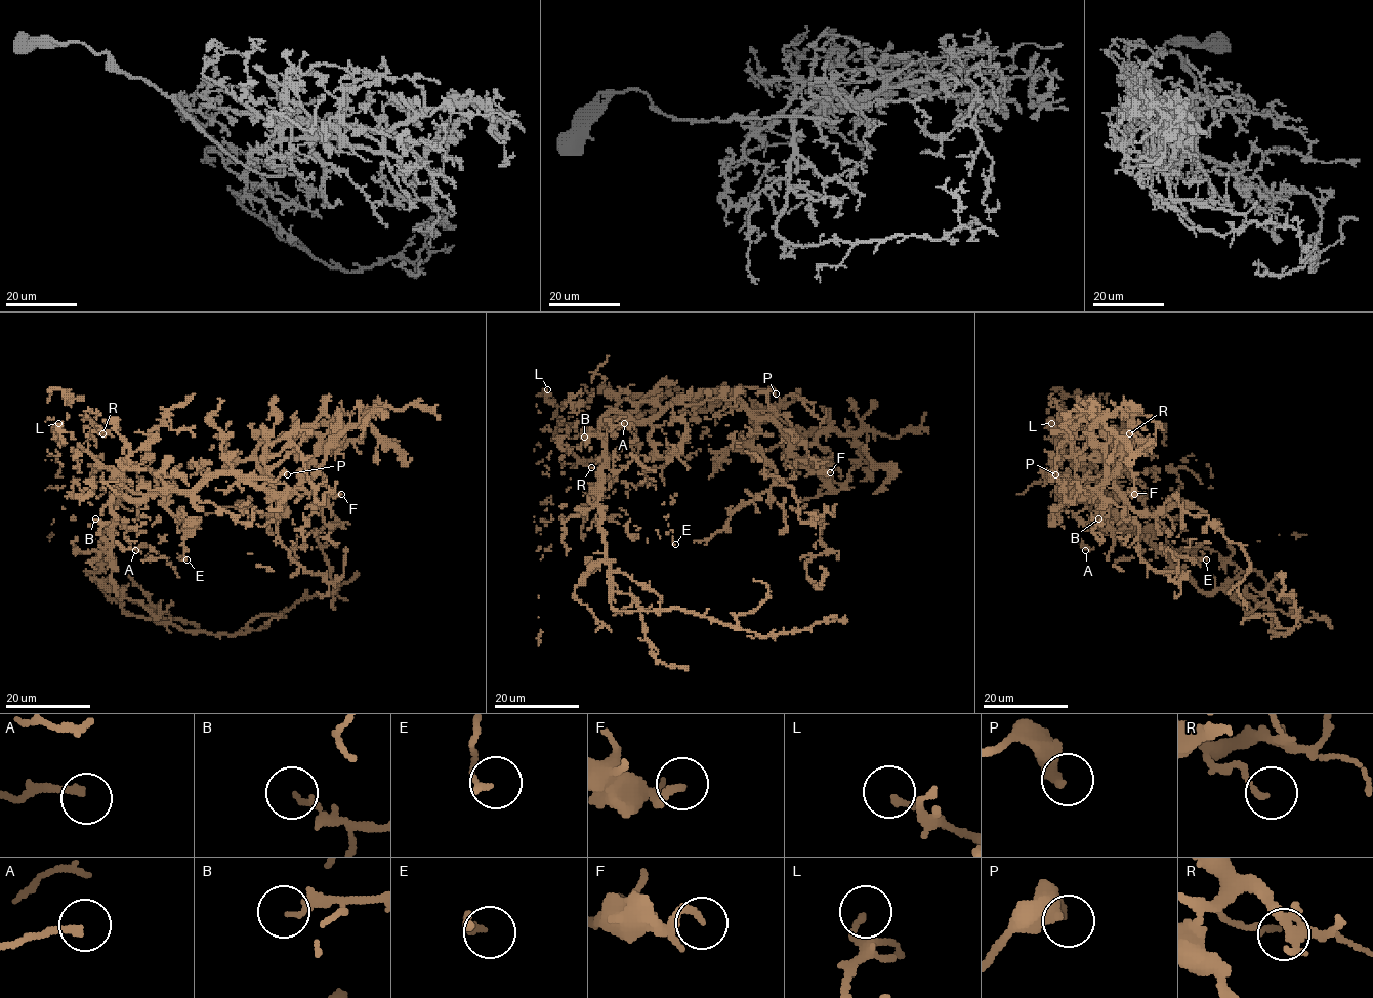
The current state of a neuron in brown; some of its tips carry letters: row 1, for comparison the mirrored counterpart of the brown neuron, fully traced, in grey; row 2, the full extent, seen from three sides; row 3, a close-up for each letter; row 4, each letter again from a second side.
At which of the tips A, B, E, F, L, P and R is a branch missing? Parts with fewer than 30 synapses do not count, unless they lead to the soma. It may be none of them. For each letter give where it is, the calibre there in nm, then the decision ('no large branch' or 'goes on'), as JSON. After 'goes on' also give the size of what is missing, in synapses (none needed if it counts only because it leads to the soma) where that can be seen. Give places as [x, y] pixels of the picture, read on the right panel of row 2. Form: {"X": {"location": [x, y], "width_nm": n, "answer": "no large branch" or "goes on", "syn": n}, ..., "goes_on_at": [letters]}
{"A": {"location": [1085, 550], "width_nm": 200, "answer": "no large branch"}, "B": {"location": [1098, 518], "width_nm": 150, "answer": "no large branch"}, "E": {"location": [1206, 559], "width_nm": 170, "answer": "no large branch"}, "F": {"location": [1134, 494], "width_nm": 200, "answer": "no large branch"}, "L": {"location": [1051, 423], "width_nm": 160, "answer": "no large branch"}, "P": {"location": [1055, 474], "width_nm": 260, "answer": "no large branch"}, "R": {"location": [1129, 433], "width_nm": 130, "answer": "no large branch"}, "goes_on_at": []}

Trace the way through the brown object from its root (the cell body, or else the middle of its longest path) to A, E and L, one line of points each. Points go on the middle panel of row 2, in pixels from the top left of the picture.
A: (701, 391), (634, 422), (610, 412), (599, 433), (612, 435), (607, 419), (624, 423)
E: (701, 391), (634, 422), (610, 412), (599, 429), (605, 467), (598, 509), (675, 544)
L: (701, 391), (672, 399), (647, 419), (579, 433), (567, 430), (565, 401), (549, 405), (545, 399), (547, 389)

